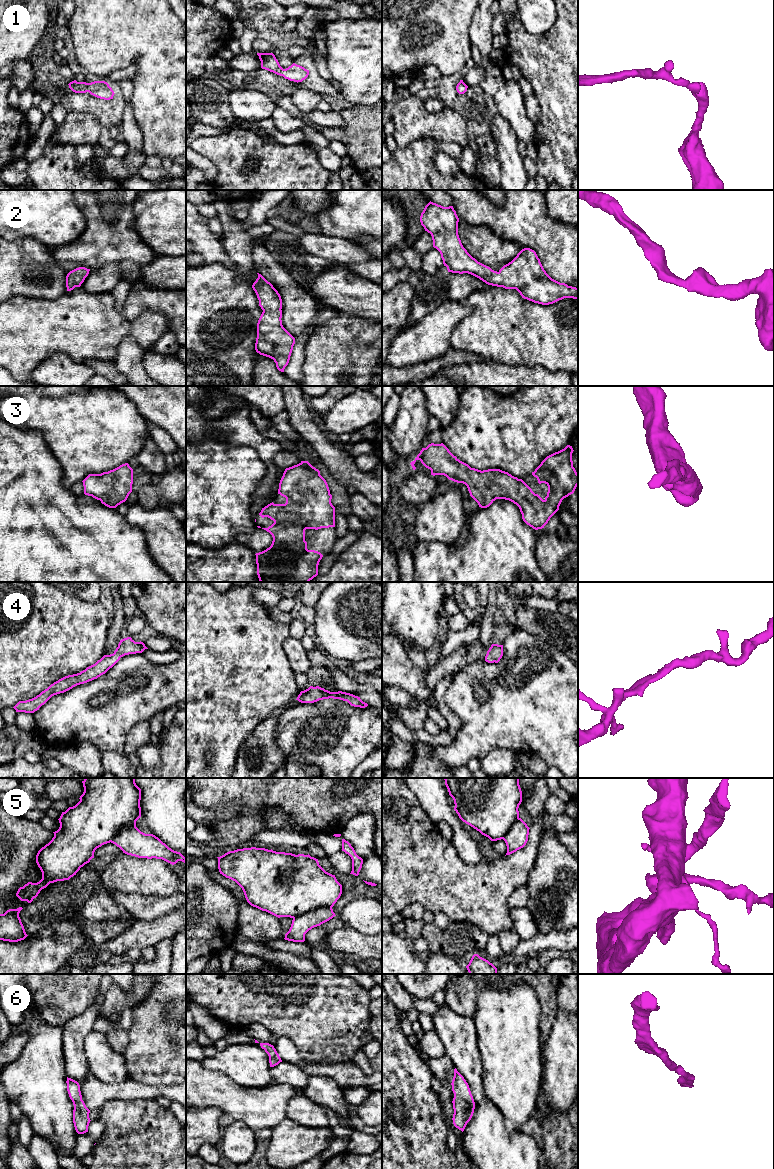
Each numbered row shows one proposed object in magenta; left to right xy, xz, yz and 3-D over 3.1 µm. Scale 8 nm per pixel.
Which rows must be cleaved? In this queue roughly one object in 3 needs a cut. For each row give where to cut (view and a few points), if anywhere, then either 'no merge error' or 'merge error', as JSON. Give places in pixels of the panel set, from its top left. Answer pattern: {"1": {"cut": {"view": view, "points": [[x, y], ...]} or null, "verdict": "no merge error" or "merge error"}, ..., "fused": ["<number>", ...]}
{"1": {"cut": null, "verdict": "no merge error"}, "2": {"cut": null, "verdict": "no merge error"}, "3": {"cut": null, "verdict": "no merge error"}, "4": {"cut": null, "verdict": "no merge error"}, "5": {"cut": null, "verdict": "no merge error"}, "6": {"cut": null, "verdict": "no merge error"}, "fused": []}

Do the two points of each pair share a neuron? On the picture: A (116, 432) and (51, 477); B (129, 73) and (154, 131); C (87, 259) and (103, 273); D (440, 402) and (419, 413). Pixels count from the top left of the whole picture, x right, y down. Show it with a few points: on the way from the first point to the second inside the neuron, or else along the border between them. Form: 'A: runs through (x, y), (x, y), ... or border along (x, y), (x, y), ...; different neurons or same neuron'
A: border along (49, 450), (62, 471), (62, 484), (69, 489); different neurons
B: border along (137, 63), (133, 61), (124, 68), (110, 72); different neurons
C: border along (118, 262), (108, 262), (93, 267), (90, 270); different neurons
D: border along (424, 396), (427, 402), (427, 410), (431, 415); different neurons

